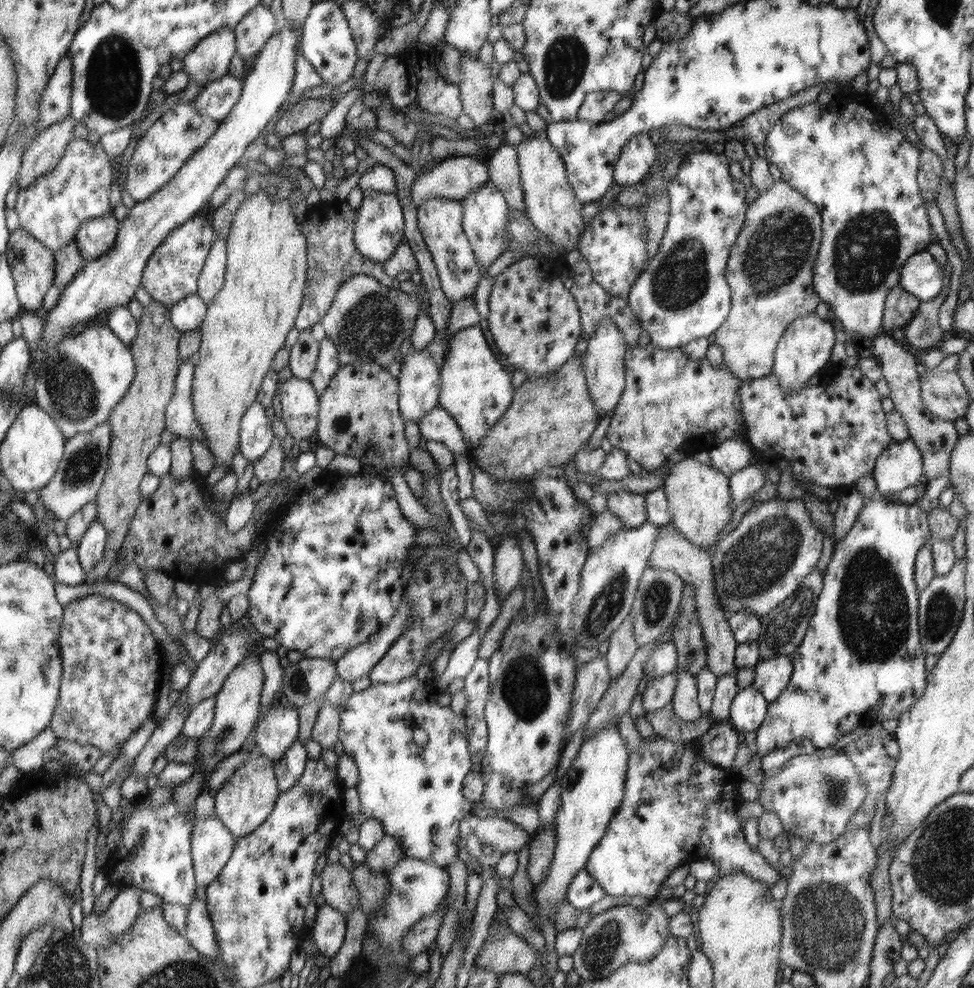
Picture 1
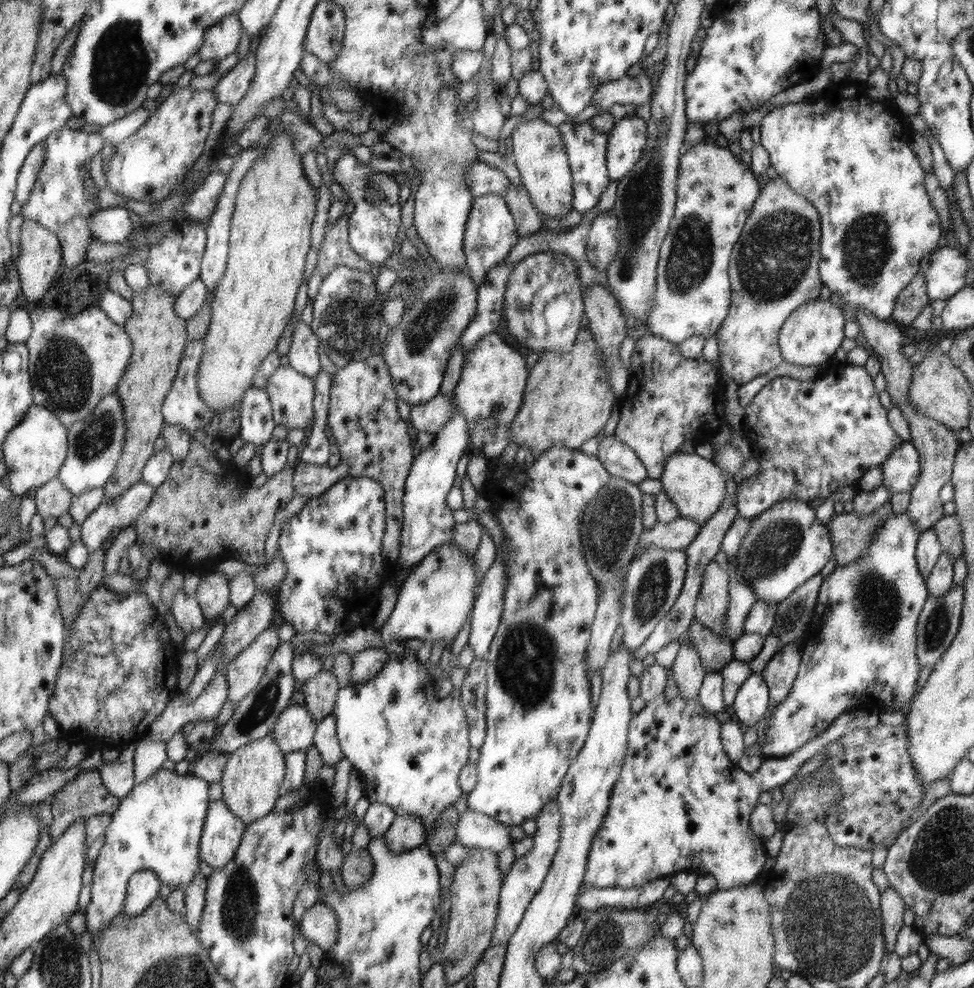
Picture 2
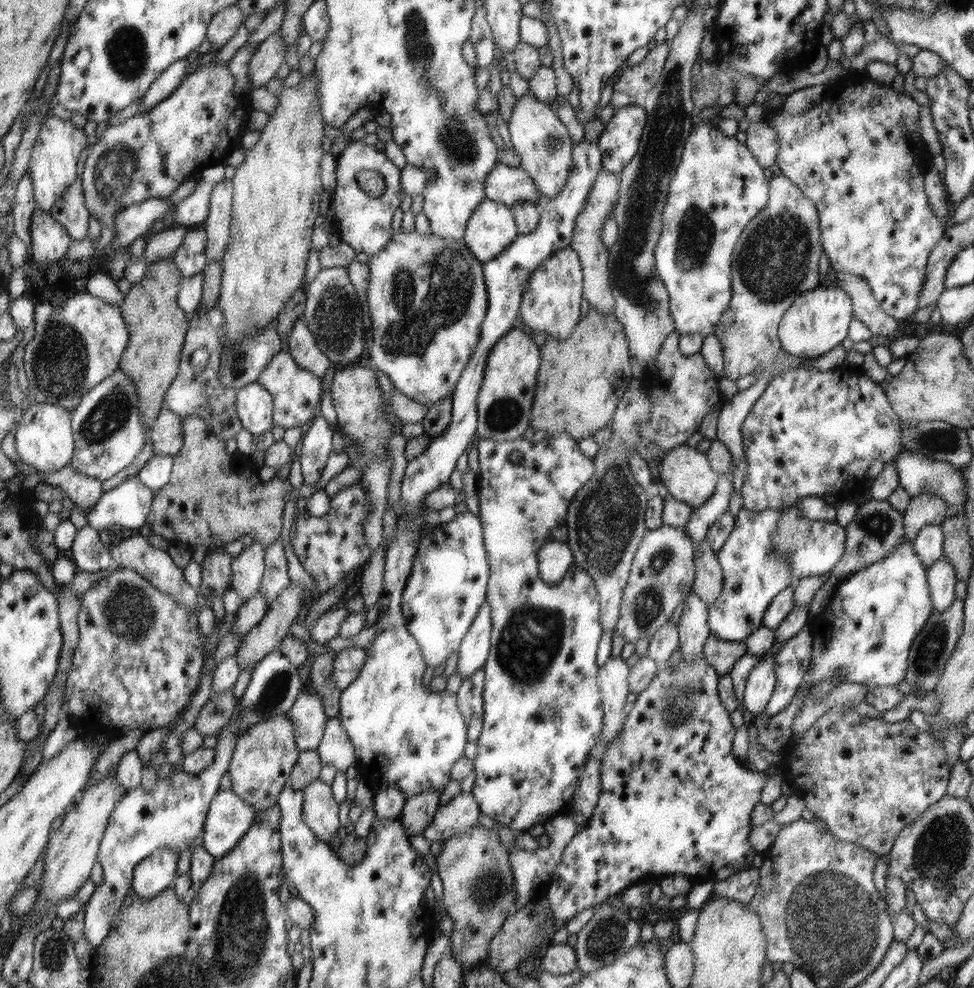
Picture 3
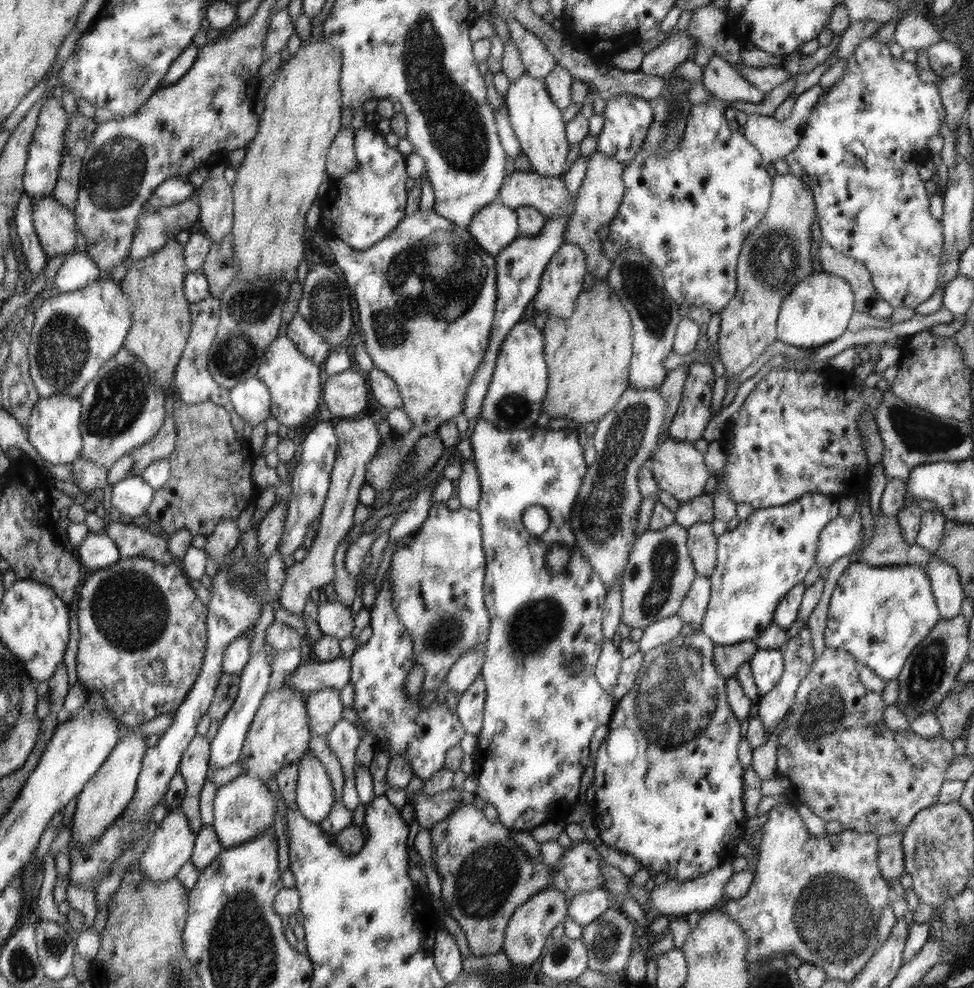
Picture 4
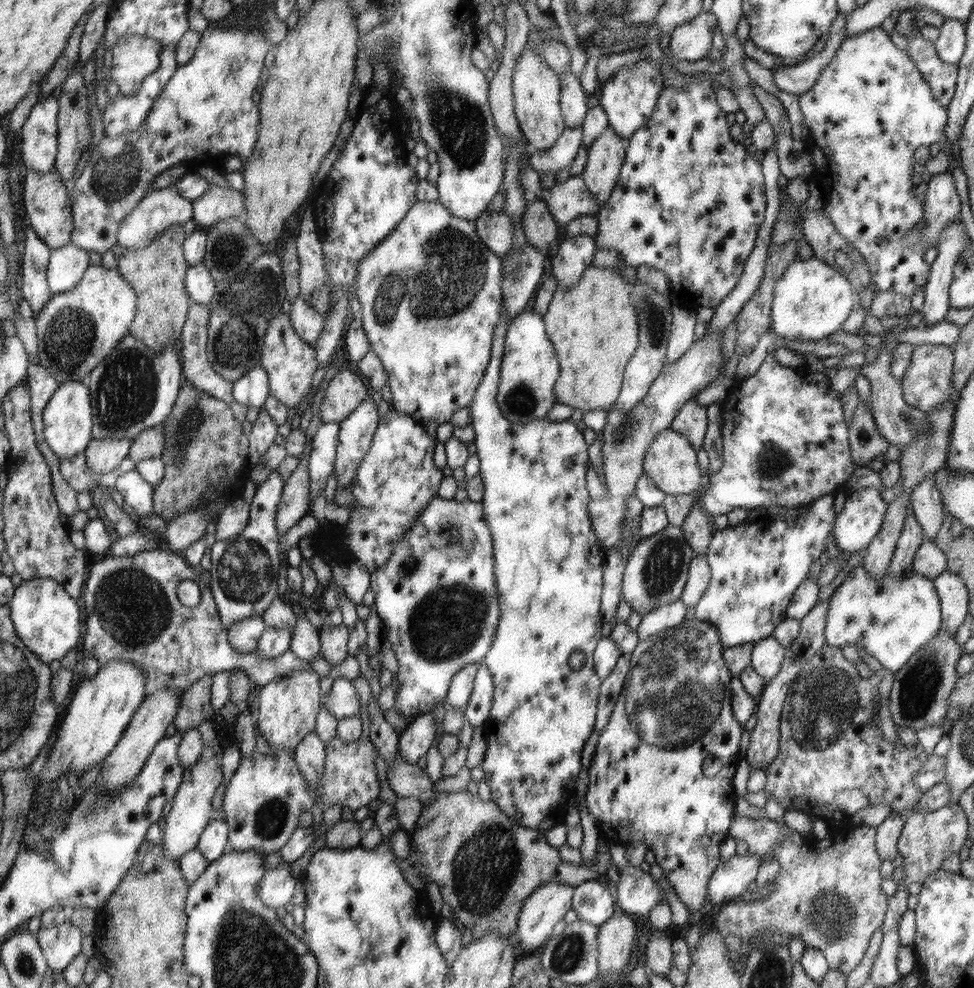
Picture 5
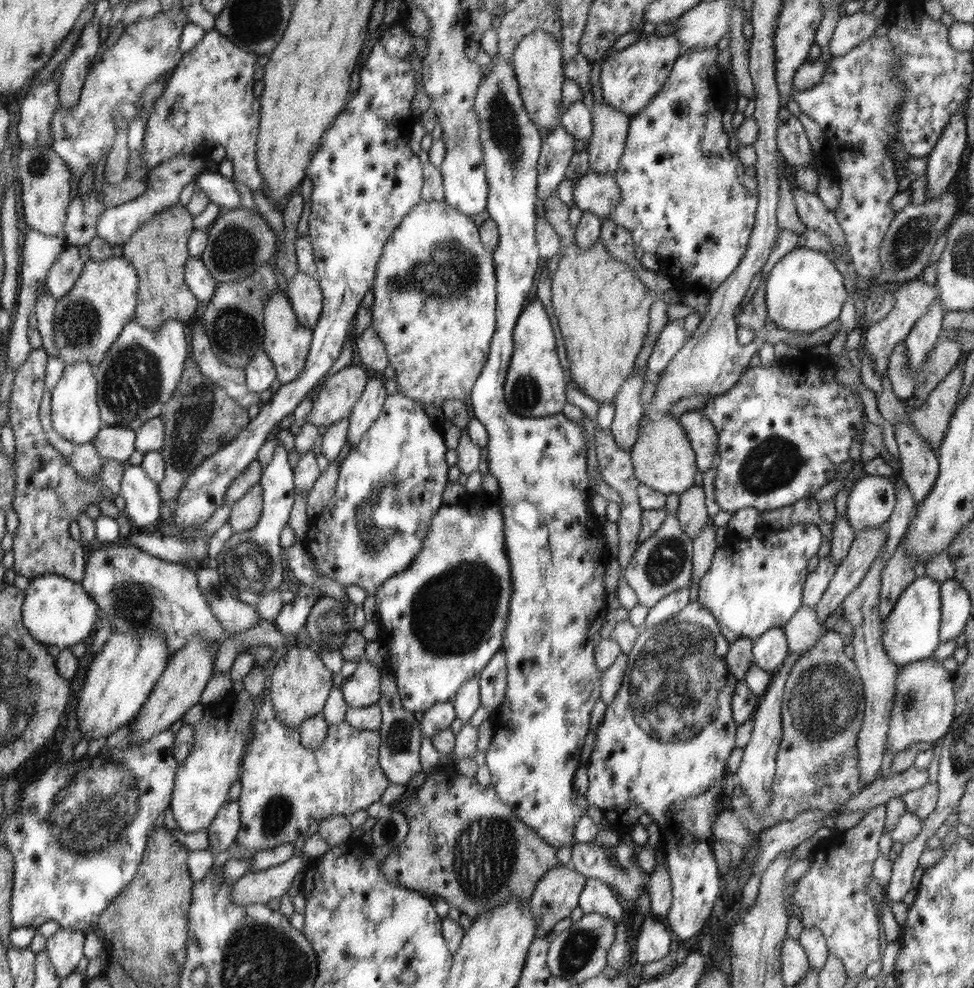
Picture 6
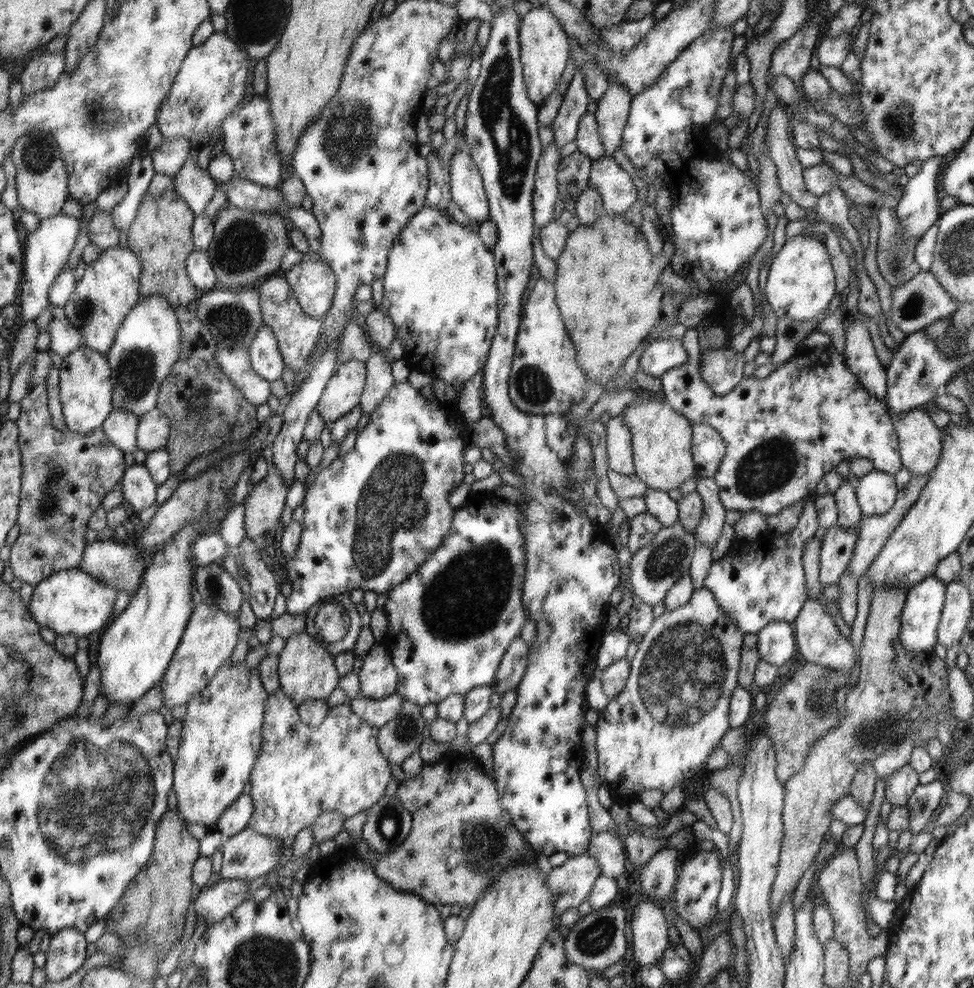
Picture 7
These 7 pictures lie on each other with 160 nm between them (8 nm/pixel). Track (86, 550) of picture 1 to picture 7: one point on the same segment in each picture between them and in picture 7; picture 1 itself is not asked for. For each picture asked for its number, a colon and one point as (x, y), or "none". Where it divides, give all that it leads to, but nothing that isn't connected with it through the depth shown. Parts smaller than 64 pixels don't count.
2: (118, 513)
3: (126, 506)
4: (132, 496)
5: (136, 492)
6: (140, 500)
7: (139, 488)

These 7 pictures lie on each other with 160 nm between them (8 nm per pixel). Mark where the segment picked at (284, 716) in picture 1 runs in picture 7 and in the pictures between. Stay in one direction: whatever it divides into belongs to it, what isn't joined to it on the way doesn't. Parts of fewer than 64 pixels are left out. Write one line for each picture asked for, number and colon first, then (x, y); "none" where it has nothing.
2: (293, 731)
3: (308, 714)
4: (325, 708)
5: (342, 701)
6: (363, 688)
7: (378, 676)

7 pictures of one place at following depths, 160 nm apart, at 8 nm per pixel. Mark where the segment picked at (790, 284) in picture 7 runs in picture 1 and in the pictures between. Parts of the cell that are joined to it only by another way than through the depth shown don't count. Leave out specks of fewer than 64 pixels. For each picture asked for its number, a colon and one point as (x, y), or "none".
1: (804, 349)
2: (813, 332)
3: (817, 322)
4: (816, 313)
5: (813, 299)
6: (804, 291)

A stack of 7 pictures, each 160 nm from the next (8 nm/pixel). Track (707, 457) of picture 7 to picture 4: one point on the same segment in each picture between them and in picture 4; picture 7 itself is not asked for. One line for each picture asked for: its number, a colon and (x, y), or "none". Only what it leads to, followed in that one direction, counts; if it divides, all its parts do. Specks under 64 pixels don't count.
4: (693, 412)
5: (691, 420)
6: (703, 437)

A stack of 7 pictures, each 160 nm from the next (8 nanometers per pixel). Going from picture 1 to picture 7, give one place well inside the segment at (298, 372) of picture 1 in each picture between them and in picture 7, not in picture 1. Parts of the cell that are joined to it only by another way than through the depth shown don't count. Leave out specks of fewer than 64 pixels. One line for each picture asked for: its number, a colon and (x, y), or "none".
2: (303, 354)
3: (300, 343)
4: (312, 345)
5: (306, 321)
6: (304, 293)
7: (313, 283)

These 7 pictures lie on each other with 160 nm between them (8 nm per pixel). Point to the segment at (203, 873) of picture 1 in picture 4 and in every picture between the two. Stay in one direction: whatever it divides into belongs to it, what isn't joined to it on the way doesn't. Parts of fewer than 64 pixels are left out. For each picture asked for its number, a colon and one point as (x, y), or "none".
2: (223, 831)
3: (229, 818)
4: (244, 808)

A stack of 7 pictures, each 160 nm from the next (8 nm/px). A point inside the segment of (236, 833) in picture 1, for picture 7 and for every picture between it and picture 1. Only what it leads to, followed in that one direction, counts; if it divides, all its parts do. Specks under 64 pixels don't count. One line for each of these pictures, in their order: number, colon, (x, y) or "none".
2: (253, 779)
3: (263, 759)
4: (280, 733)
5: (288, 708)
6: (301, 683)
7: (307, 671)

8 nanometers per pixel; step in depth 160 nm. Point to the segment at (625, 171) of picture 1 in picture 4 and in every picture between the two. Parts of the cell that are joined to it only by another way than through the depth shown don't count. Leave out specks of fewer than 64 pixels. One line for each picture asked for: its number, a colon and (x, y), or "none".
2: (627, 143)
3: (620, 141)
4: (628, 118)

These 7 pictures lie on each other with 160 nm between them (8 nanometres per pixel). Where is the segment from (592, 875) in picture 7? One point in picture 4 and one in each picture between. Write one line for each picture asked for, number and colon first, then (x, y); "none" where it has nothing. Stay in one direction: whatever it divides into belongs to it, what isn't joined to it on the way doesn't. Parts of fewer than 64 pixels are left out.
4: (530, 926)
5: (545, 907)
6: (557, 894)

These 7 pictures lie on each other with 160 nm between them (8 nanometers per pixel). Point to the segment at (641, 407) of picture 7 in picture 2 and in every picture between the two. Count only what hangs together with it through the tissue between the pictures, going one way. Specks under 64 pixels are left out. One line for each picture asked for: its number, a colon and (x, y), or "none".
2: (697, 486)
3: (687, 473)
4: (680, 470)
5: (671, 461)
6: (663, 458)

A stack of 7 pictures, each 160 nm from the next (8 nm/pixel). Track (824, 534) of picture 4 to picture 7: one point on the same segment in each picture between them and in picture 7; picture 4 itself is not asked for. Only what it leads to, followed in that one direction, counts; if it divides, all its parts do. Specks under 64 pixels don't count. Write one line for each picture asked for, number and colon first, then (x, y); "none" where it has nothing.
5: (862, 517)
6: (871, 500)
7: (876, 491)

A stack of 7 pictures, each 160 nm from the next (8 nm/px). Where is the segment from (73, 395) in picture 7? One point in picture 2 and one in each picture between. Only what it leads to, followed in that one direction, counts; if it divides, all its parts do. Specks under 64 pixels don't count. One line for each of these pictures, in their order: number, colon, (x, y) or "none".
2: (34, 450)
3: (43, 439)
4: (54, 431)
5: (67, 417)
6: (75, 416)

